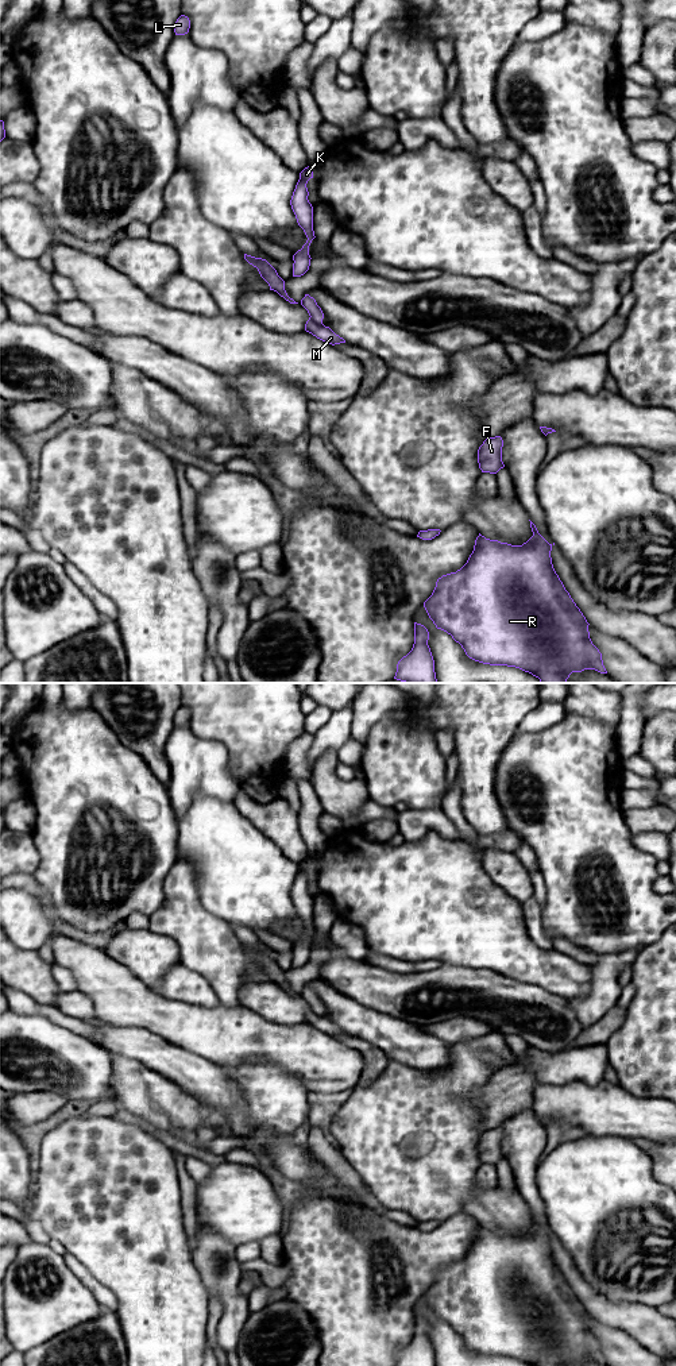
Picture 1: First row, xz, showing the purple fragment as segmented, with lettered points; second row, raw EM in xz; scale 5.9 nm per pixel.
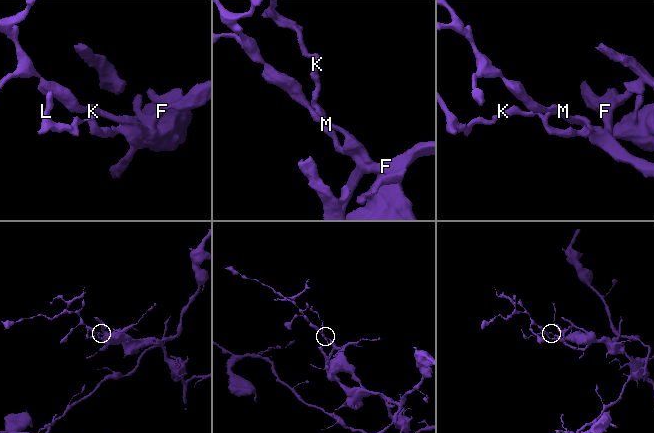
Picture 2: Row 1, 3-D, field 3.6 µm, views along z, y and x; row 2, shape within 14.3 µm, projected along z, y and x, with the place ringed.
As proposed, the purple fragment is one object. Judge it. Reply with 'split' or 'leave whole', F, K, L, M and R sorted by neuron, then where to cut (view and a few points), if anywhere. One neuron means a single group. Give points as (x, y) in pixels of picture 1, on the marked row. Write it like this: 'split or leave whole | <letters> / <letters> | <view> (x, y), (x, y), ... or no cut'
split | F K L / M R | xz (311, 316), (321, 323)

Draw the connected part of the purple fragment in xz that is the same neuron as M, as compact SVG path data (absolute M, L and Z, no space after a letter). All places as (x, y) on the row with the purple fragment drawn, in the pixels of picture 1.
M309 317L309 320L306 321L305 331L332 346L345 343L345 340L336 335L329 327L325 327L322 323L314 321L312 317Z

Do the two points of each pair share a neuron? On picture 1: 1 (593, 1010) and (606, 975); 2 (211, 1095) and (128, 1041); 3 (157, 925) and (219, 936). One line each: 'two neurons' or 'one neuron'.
1: one neuron
2: one neuron
3: one neuron

